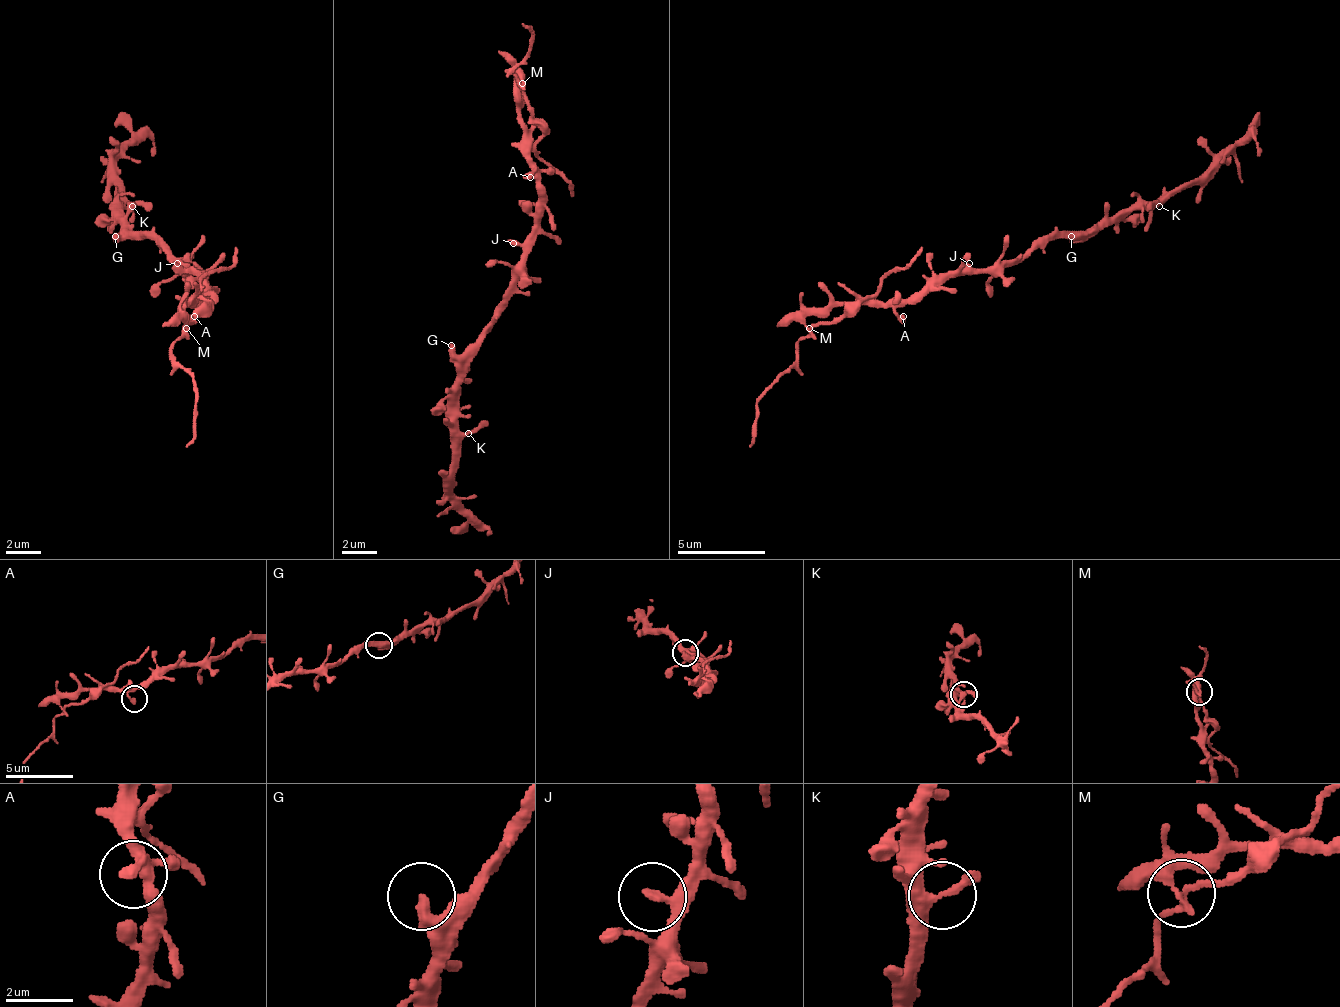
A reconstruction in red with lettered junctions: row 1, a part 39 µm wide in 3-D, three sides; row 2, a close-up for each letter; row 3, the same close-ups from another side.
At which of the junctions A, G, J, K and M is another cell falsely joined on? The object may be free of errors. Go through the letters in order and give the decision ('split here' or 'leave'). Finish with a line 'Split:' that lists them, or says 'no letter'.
A: leave
G: leave
J: leave
K: leave
M: split here
Split: M

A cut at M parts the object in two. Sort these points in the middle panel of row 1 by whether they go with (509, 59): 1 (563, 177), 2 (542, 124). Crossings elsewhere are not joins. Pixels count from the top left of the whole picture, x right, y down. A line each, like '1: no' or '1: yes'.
1: no
2: no

